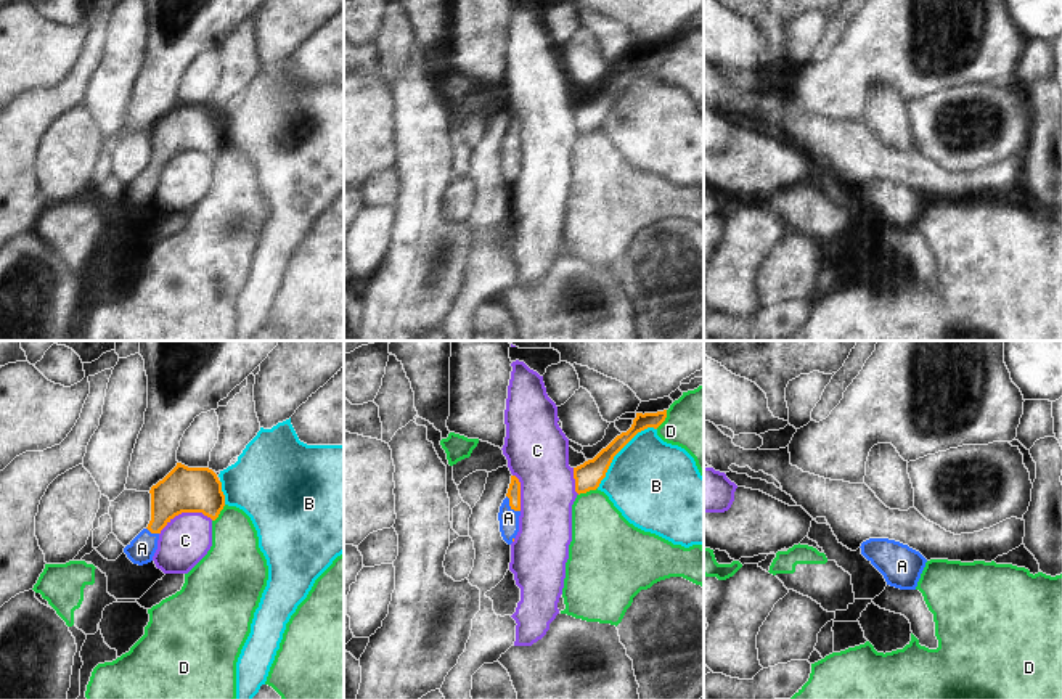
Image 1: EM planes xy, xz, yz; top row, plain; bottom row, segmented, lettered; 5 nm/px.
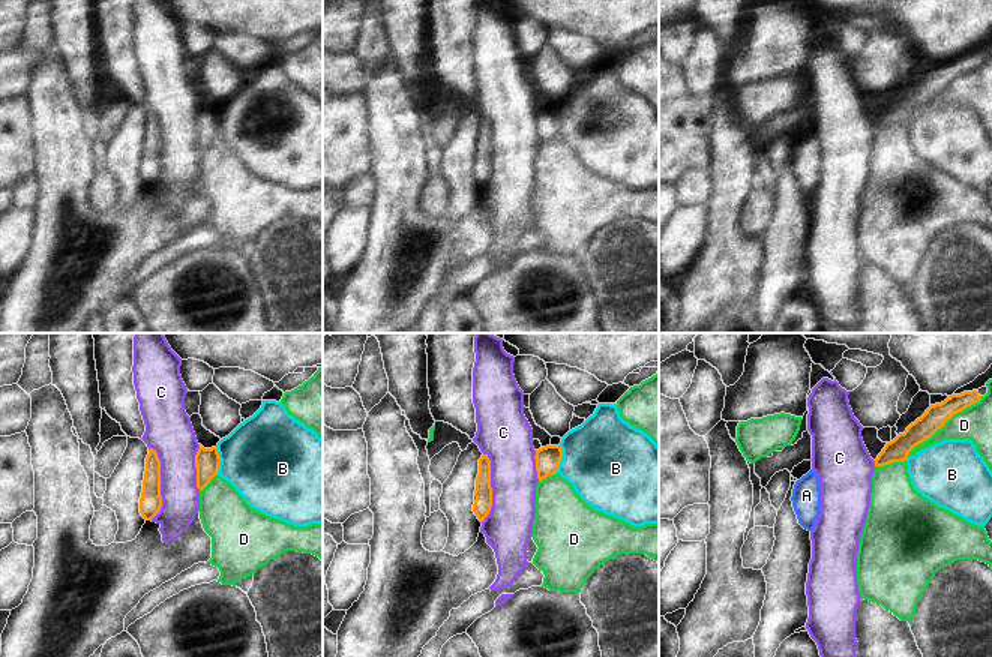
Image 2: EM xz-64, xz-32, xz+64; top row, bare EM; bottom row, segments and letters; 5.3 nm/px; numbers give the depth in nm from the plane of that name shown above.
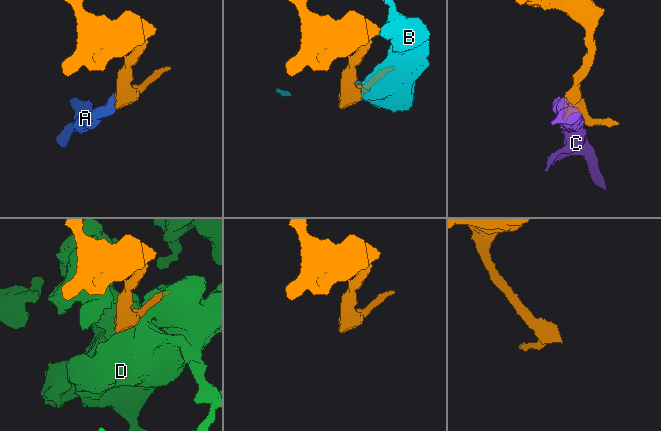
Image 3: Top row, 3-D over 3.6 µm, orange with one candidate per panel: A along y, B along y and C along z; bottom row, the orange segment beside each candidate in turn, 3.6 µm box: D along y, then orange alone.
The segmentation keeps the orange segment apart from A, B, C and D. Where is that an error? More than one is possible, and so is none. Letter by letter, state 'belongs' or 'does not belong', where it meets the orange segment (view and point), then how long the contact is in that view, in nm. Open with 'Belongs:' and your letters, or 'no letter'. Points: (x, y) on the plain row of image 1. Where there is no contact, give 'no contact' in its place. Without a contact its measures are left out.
Belongs: A
A: belongs | xz (510, 145) | 110 nm
B: does not belong | xz (619, 90) | 420 nm
C: does not belong | xy (185, 151) | 280 nm
D: does not belong | xz (664, 60) | 110 nm

